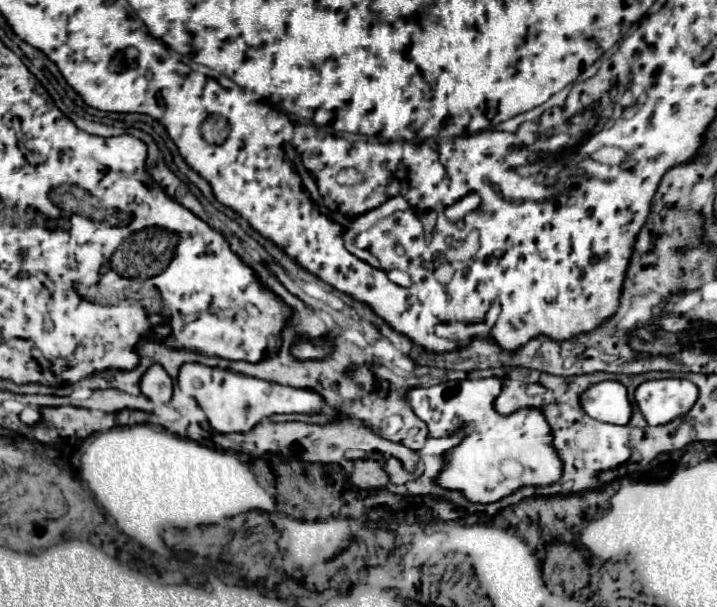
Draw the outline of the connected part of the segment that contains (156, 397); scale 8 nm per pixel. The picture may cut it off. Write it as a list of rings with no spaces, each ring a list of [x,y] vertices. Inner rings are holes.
[[[153,362],[147,372],[141,376],[141,392],[151,398],[155,404],[163,404],[171,398],[171,378],[165,372],[165,368],[157,362]]]

